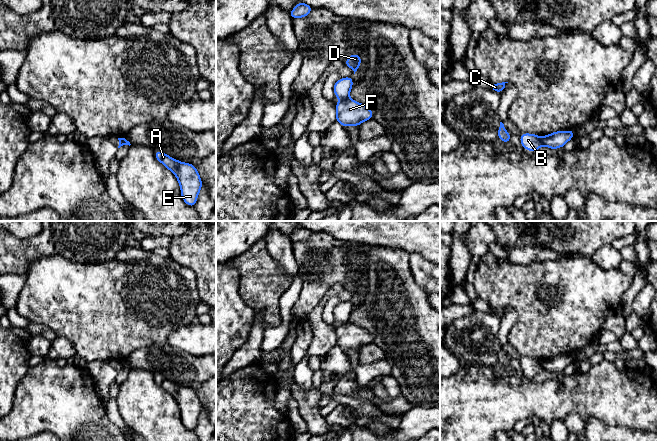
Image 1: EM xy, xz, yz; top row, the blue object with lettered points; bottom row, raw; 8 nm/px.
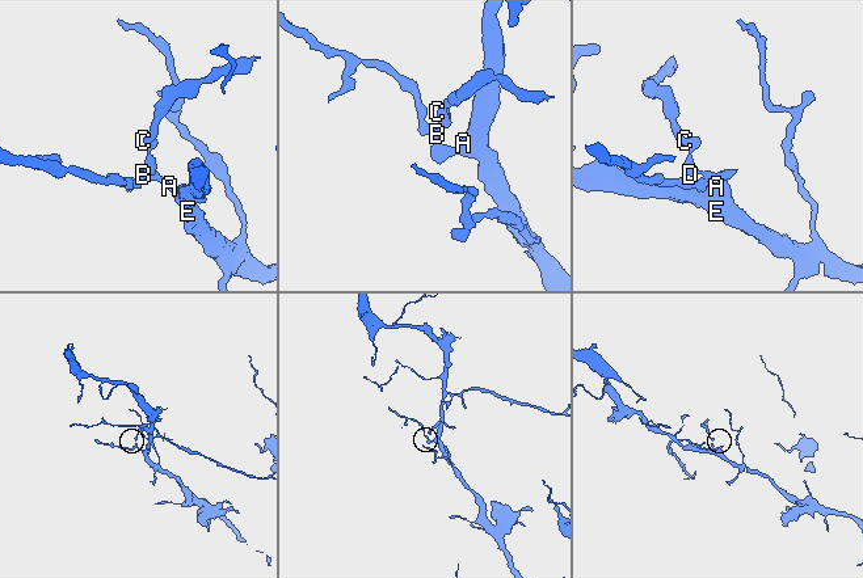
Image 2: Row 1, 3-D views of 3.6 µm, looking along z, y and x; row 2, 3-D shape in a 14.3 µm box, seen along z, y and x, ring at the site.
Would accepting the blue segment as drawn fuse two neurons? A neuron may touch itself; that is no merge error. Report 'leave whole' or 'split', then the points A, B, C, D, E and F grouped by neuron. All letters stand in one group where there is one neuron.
split; groups A E F / B C D

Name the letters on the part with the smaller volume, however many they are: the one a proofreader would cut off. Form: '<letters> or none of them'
B, C, D

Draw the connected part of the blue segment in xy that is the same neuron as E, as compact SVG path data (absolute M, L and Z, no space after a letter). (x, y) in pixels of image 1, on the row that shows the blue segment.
M155 150L154 152L156 159L175 174L181 188L183 201L194 207L202 188L202 181L195 166L180 162L161 151Z

